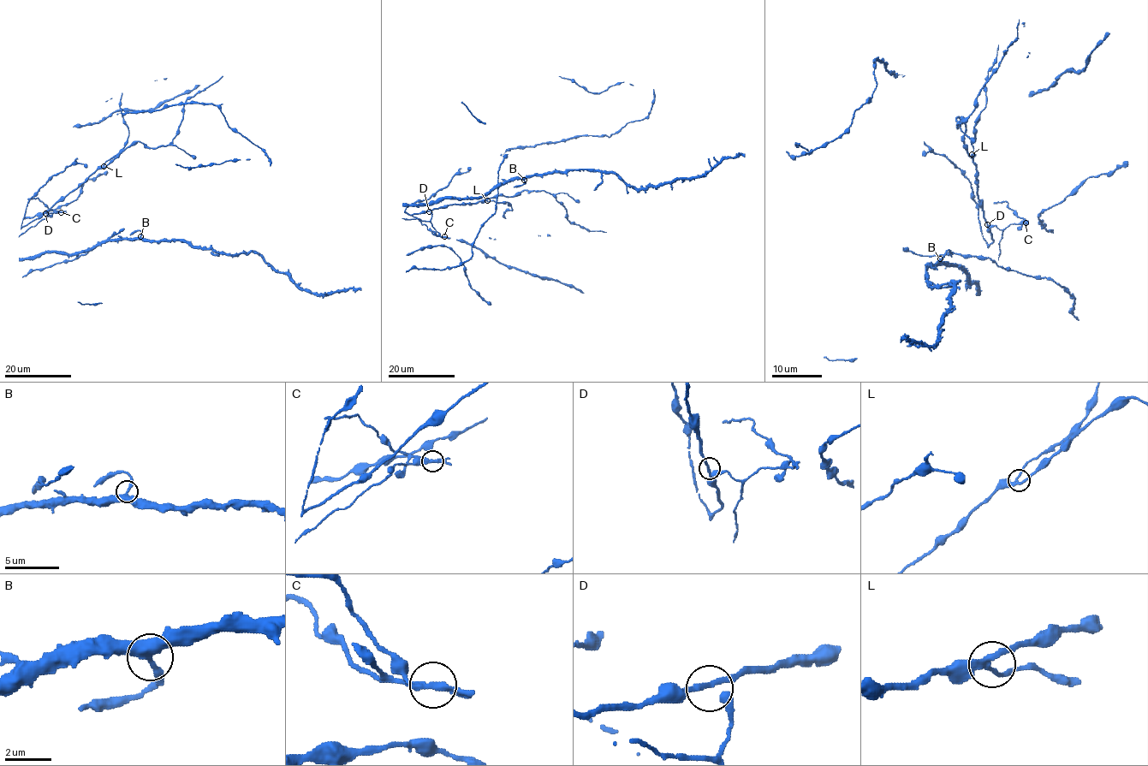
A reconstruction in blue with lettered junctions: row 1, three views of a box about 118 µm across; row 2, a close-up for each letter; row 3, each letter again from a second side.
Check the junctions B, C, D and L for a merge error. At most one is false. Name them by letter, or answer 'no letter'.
C

